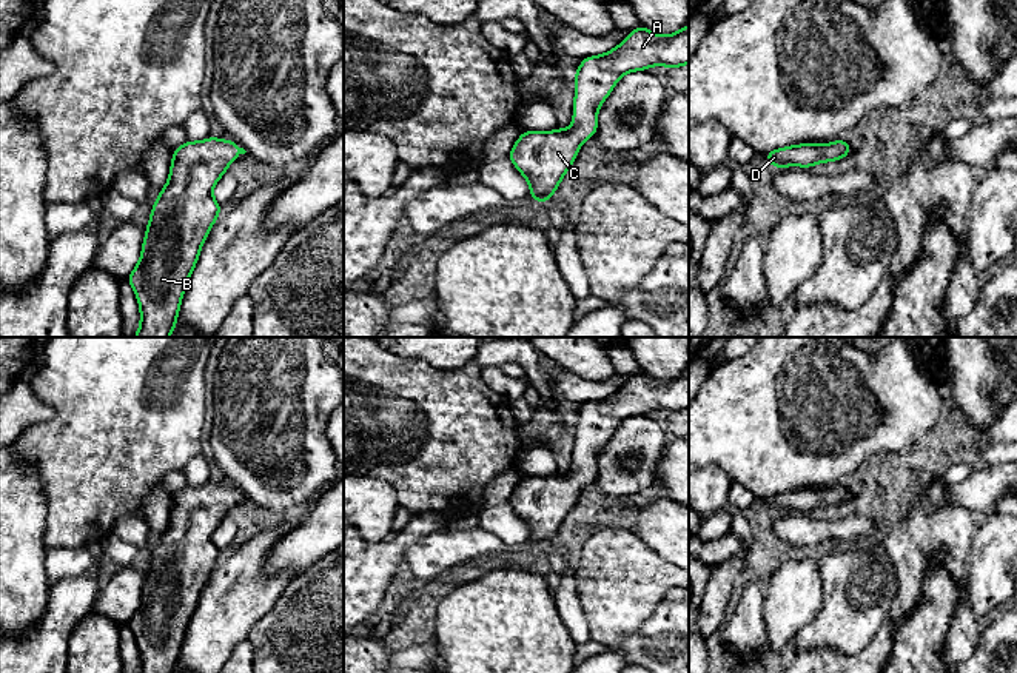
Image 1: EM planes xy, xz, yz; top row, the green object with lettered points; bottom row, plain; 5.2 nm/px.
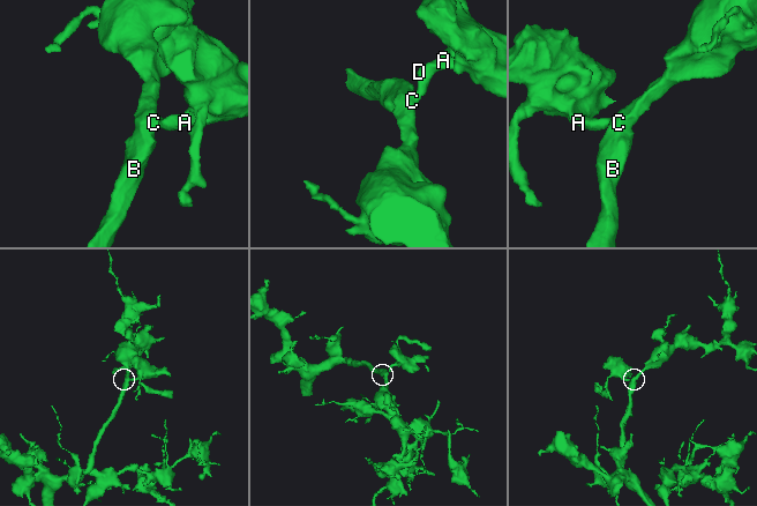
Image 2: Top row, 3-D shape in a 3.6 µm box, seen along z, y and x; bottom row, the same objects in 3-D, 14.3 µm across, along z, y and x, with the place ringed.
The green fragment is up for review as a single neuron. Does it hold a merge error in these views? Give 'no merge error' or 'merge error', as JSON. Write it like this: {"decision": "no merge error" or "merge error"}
{"decision": "no merge error"}

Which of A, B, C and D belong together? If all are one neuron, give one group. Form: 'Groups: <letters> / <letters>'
Groups: A B C D

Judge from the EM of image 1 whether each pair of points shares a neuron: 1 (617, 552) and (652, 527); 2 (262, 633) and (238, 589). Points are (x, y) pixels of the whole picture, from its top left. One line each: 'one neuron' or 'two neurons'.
1: two neurons
2: two neurons

